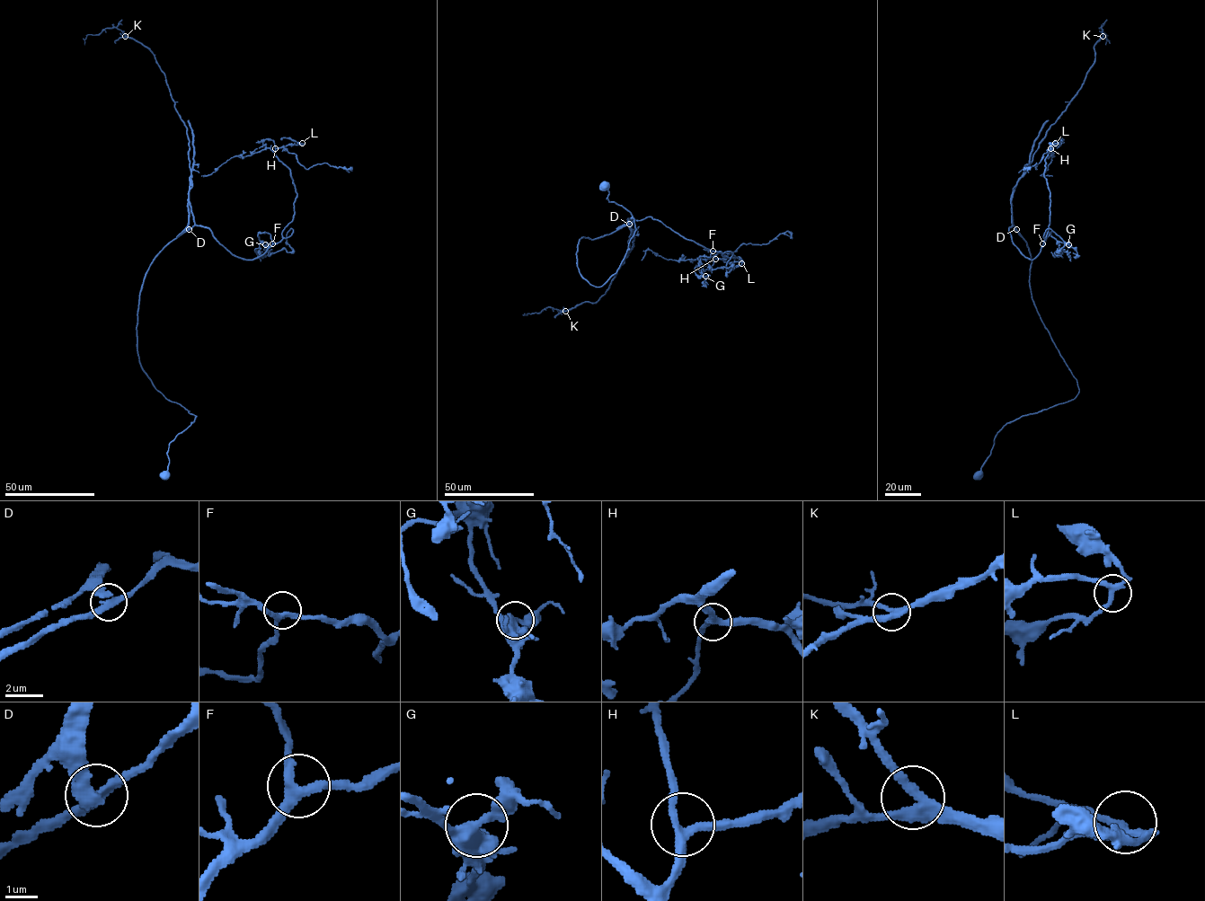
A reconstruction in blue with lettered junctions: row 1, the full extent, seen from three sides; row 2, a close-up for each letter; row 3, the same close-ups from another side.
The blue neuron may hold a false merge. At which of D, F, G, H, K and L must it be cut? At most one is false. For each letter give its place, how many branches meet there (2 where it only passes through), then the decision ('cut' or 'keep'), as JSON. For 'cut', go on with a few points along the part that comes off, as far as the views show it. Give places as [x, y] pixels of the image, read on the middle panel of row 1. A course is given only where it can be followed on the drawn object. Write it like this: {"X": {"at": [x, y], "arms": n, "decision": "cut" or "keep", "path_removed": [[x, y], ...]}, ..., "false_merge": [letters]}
{"D": {"at": [629, 224], "arms": 3, "decision": "cut", "path_removed": [[629, 224], [633, 237], [628, 256]]}, "F": {"at": [713, 251], "arms": 3, "decision": "keep"}, "G": {"at": [705, 276], "arms": 3, "decision": "keep"}, "H": {"at": [715, 259], "arms": 3, "decision": "keep"}, "K": {"at": [565, 311], "arms": 3, "decision": "keep"}, "L": {"at": [741, 263], "arms": 3, "decision": "keep"}, "false_merge": ["D"]}

